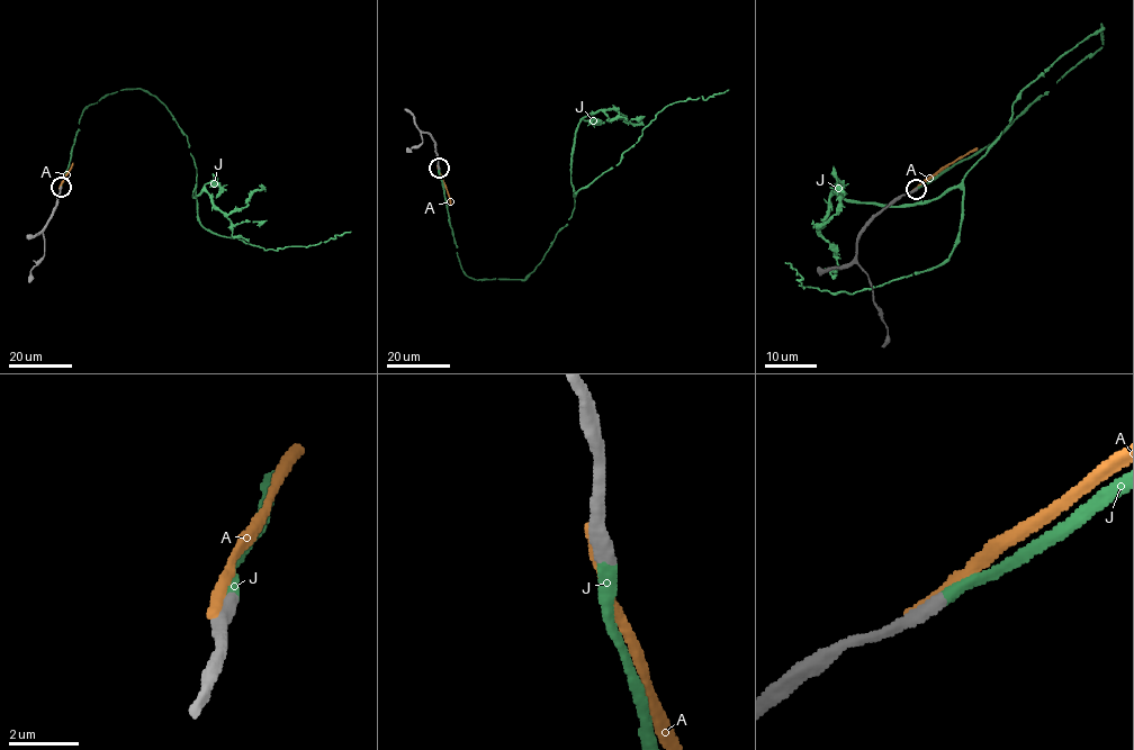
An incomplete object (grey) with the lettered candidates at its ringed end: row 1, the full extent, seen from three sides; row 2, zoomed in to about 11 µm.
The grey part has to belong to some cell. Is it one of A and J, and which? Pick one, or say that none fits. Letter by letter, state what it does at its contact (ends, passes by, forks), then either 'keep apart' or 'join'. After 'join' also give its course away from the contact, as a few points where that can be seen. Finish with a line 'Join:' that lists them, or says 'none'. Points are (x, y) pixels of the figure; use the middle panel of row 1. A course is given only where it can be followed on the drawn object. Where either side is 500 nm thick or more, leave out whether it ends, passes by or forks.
A: keep apart
J: it ends there; join; it runs (439, 169), (462, 270), (475, 280), (524, 279), (570, 217), (573, 196), (620, 162), (658, 113), (729, 89)
Join: J

